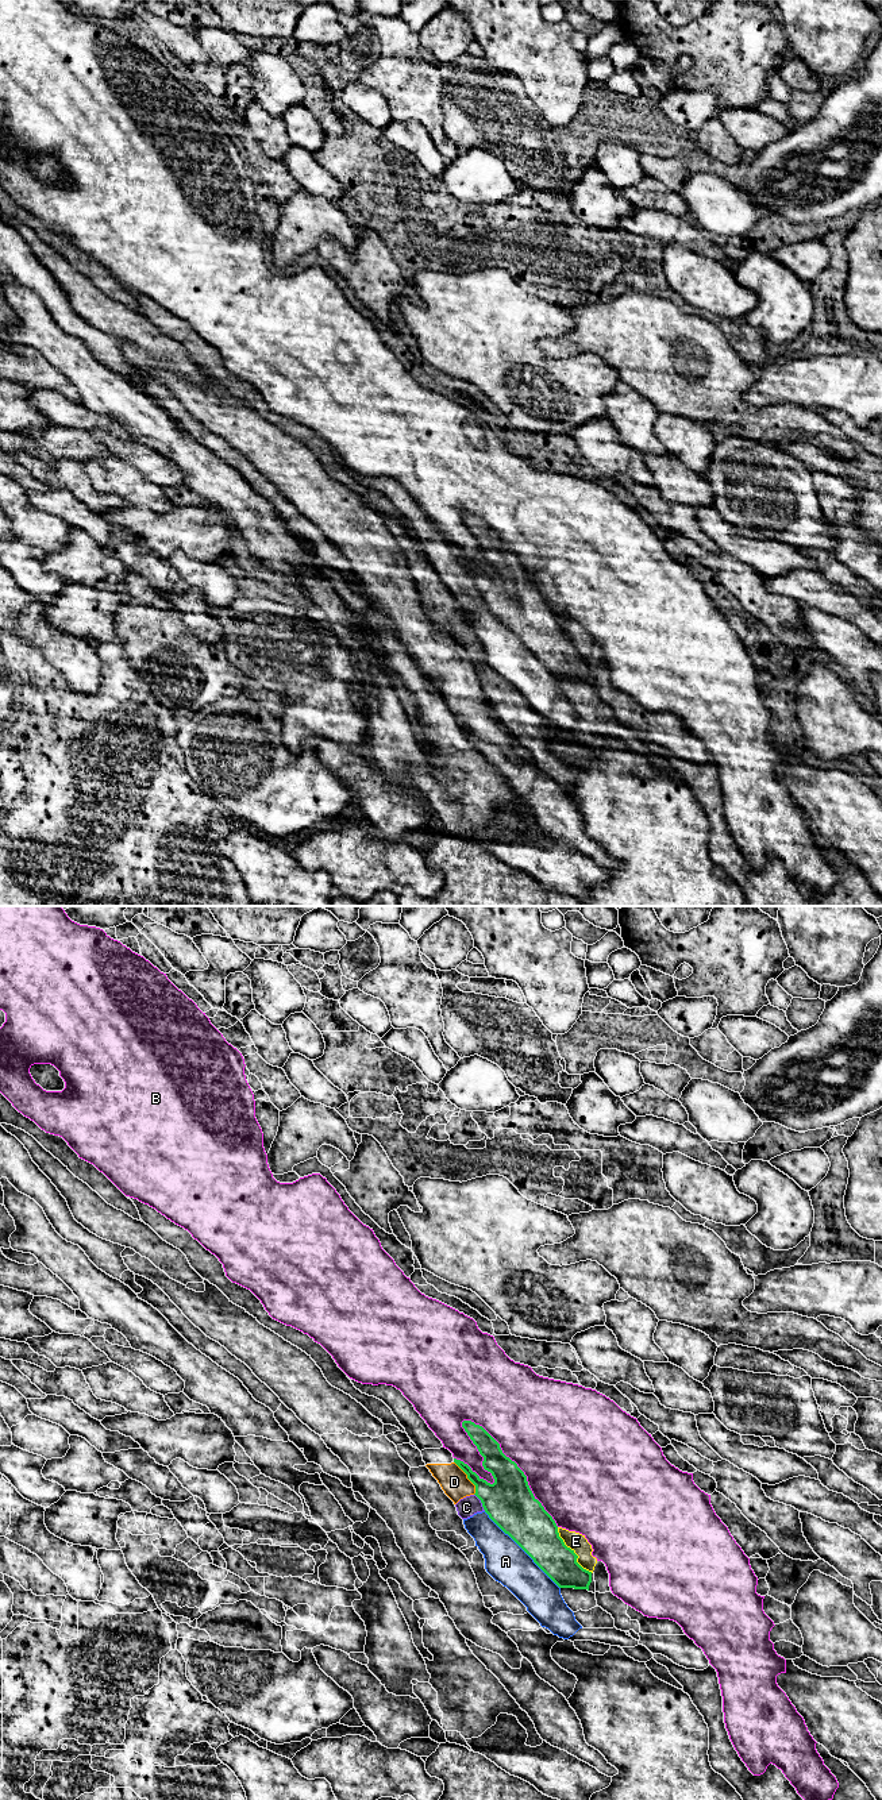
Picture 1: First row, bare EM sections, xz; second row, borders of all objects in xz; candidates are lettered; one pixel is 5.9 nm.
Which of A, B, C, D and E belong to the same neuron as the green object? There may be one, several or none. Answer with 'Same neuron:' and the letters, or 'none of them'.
Same neuron: none of them

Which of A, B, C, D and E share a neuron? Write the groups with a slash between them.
A / B / C D / E

